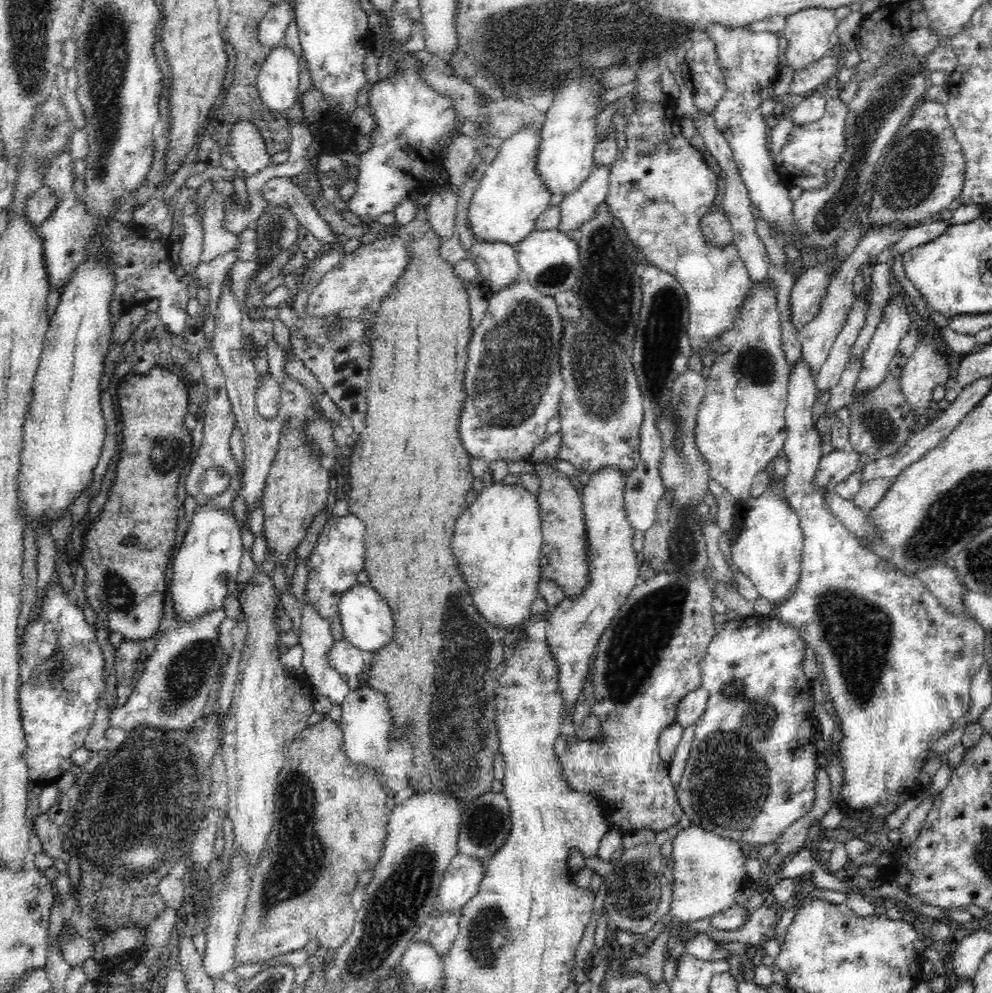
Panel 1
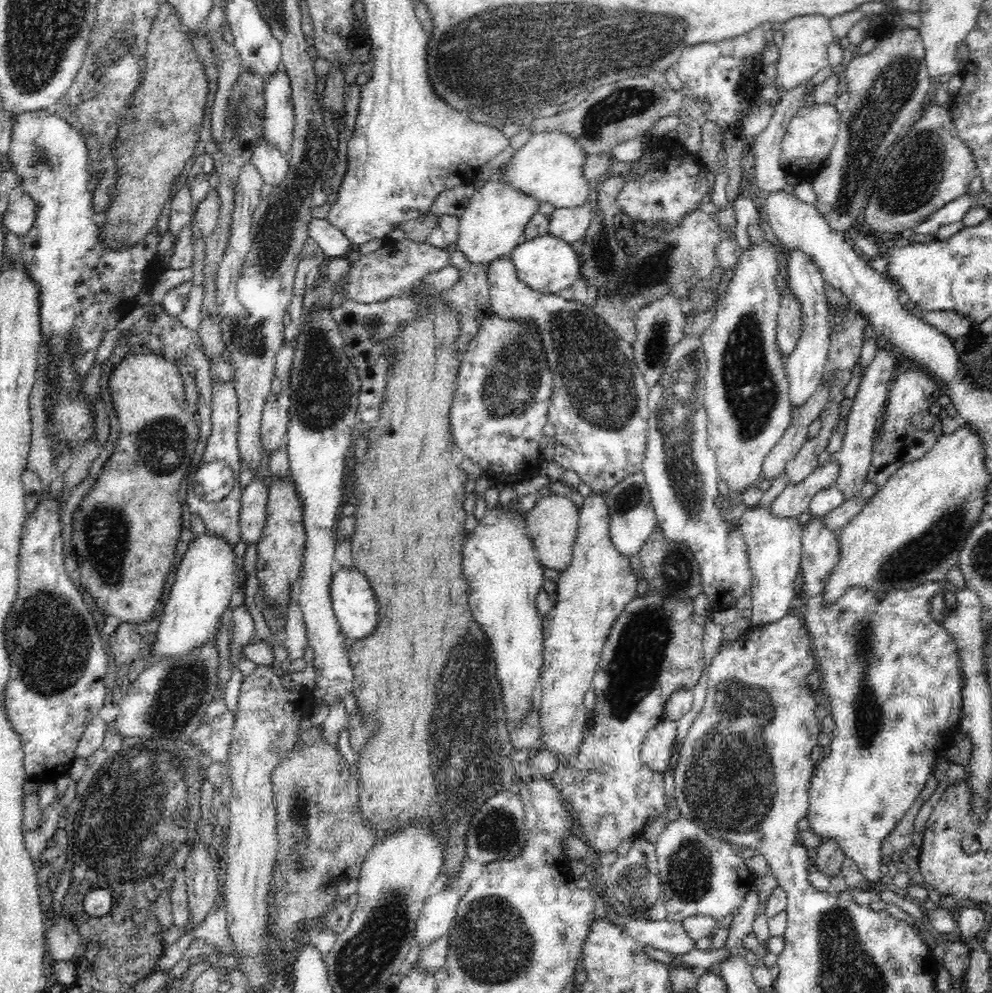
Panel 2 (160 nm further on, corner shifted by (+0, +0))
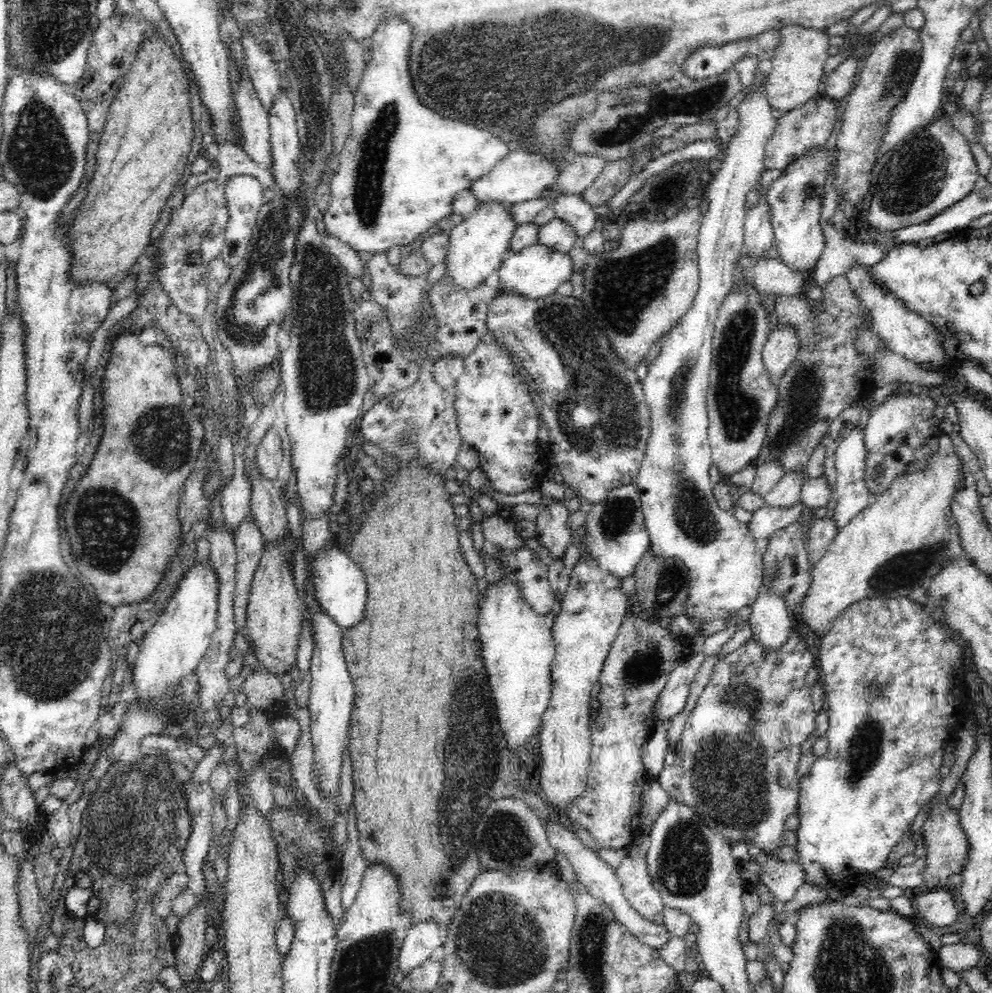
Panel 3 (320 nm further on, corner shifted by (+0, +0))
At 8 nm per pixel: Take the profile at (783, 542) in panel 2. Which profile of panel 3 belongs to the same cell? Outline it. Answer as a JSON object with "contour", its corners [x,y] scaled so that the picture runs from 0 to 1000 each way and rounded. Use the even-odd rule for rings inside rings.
{"contour":[[[770,590],[762,601],[754,625],[758,634],[757,644],[767,649],[772,657],[788,653],[788,649],[796,642],[799,631],[792,605]]]}

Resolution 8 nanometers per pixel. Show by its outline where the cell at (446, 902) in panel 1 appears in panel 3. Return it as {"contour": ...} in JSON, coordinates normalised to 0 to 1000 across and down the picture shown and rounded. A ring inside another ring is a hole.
{"contour":[[[436,926],[416,928],[403,954],[401,977],[405,981],[413,981],[429,969],[442,953],[447,953],[450,944],[451,938]]]}

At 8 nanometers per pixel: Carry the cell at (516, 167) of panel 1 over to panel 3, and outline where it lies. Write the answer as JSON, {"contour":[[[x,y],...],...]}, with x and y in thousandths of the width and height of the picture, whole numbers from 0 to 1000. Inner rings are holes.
{"contour":[[[484,204],[482,211],[454,231],[450,255],[450,275],[461,290],[478,292],[505,269],[513,254],[514,241],[521,229],[516,222],[516,206]]]}

